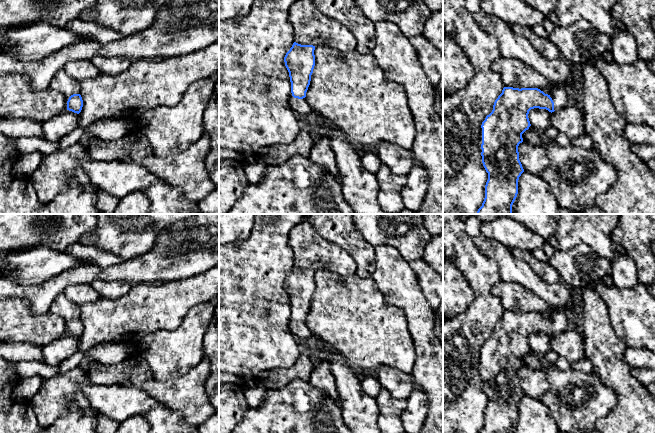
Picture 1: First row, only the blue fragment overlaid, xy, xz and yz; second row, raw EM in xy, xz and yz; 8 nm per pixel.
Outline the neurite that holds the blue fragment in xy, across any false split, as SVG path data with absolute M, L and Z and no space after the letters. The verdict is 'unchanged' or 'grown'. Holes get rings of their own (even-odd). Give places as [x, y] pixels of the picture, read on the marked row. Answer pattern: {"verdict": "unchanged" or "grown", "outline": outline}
{"verdict": "grown", "outline": "M64 69L56 72L52 78L49 89L62 93L66 97L67 110L79 114L83 107L80 95L80 83L72 78Z"}

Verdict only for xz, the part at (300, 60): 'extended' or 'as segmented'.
extended

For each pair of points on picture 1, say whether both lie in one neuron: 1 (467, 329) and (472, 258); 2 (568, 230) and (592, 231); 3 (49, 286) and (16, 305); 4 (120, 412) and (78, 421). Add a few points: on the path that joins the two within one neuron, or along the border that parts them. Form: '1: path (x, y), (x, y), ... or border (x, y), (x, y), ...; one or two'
1: path (481, 311), (481, 276); one
2: path (574, 230), (586, 230); one
3: border (10, 297), (24, 298), (33, 313), (43, 314); two
4: border (91, 407), (101, 414); two

